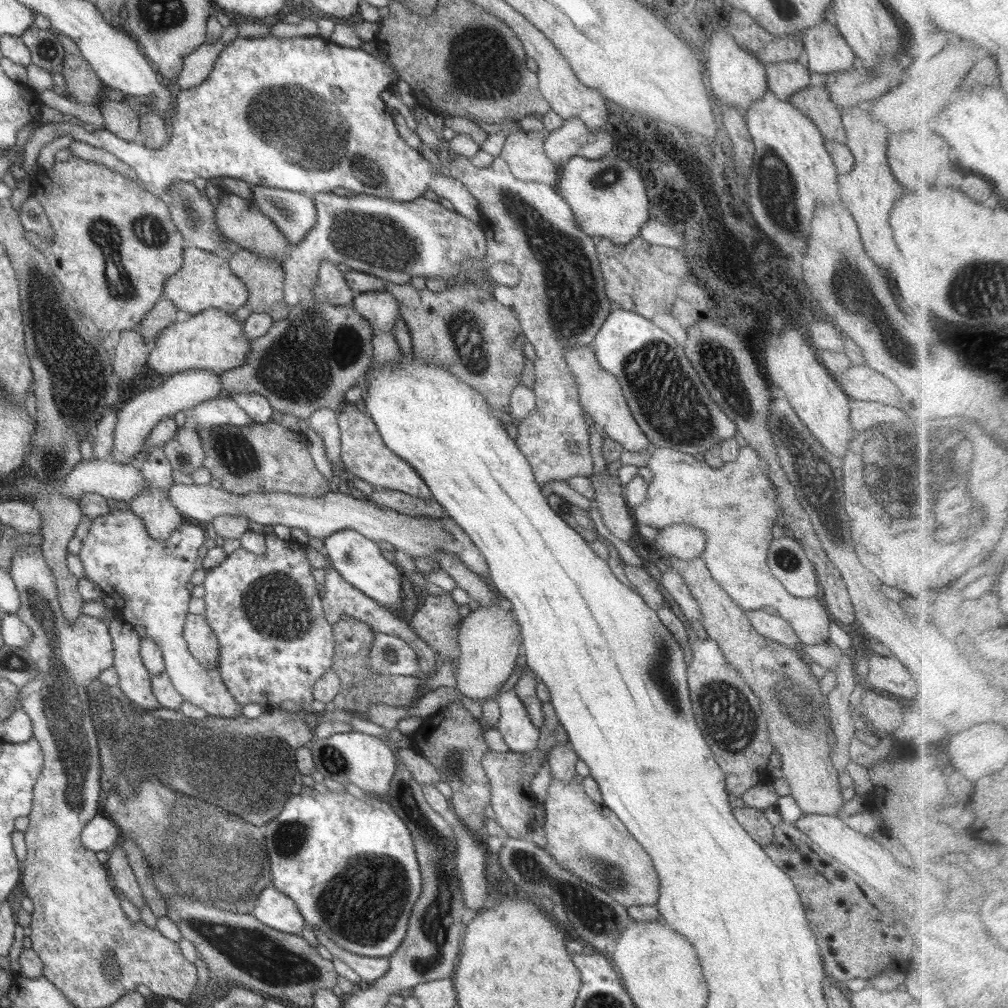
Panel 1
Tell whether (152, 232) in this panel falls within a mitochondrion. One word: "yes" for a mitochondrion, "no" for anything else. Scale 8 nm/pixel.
yes

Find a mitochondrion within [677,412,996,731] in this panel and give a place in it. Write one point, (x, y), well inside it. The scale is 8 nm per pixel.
(896, 491)

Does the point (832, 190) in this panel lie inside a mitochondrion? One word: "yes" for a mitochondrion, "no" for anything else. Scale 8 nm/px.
no

